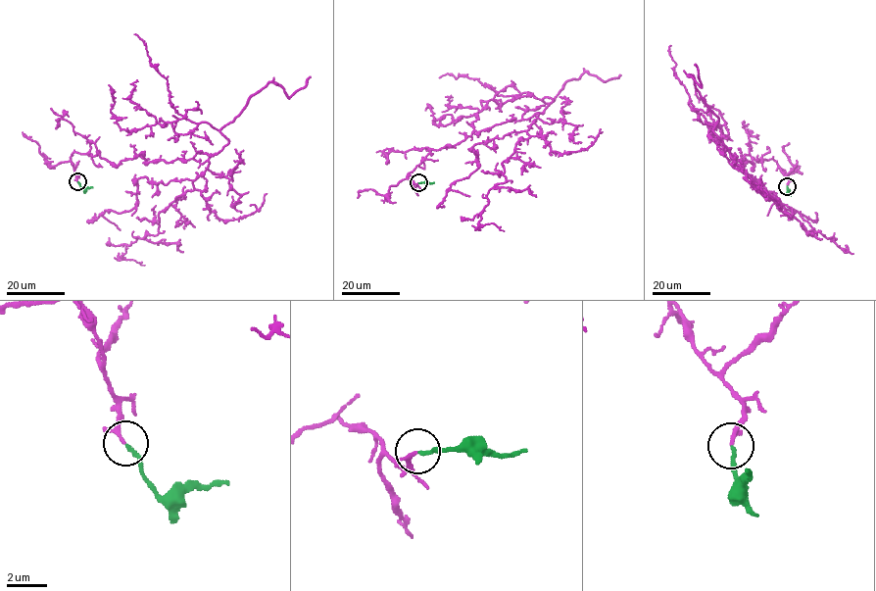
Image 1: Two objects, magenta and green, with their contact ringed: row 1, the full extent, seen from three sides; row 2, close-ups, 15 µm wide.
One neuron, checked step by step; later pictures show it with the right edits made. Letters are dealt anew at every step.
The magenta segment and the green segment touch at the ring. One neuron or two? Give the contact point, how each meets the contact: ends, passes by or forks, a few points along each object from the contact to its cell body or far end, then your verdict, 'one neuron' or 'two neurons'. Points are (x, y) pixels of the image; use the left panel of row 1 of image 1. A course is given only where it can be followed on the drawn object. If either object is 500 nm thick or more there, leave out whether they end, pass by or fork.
place (77, 181); magenta passes by; green ends; course magenta (77, 181), (73, 152), (202, 164), (228, 142), (203, 123), (120, 127), (109, 85); course green (77, 181), (82, 188), (92, 186); one neuron

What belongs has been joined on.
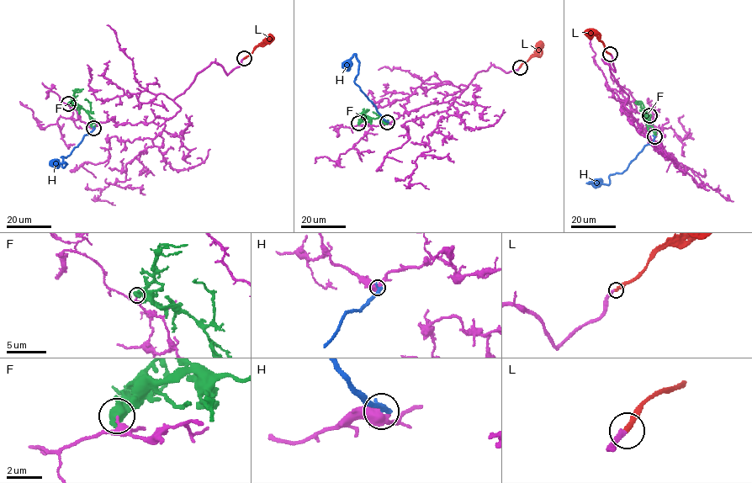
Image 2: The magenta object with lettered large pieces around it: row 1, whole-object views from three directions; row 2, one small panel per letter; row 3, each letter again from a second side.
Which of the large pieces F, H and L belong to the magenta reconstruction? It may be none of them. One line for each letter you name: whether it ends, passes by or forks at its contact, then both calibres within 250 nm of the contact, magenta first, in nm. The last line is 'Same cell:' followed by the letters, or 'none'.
L: it ends | 280/300 nm
Same cell: L

